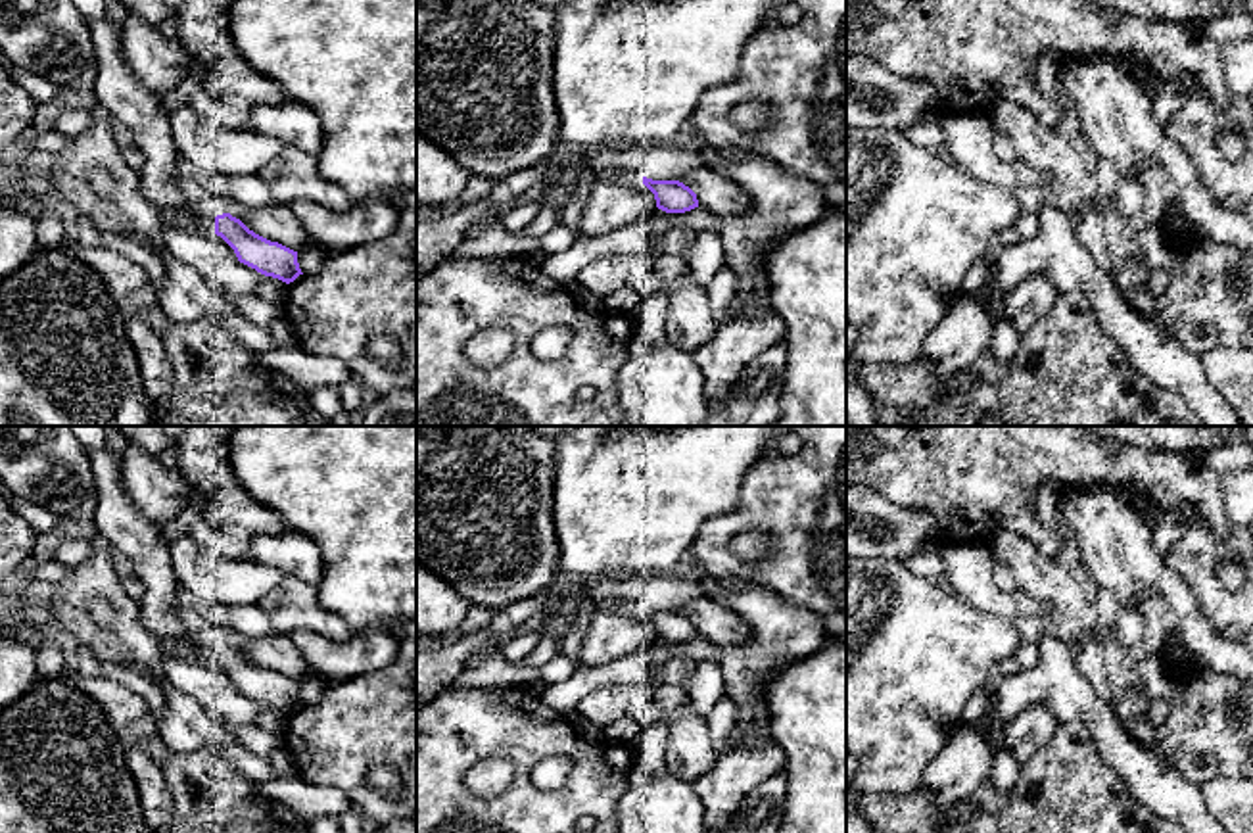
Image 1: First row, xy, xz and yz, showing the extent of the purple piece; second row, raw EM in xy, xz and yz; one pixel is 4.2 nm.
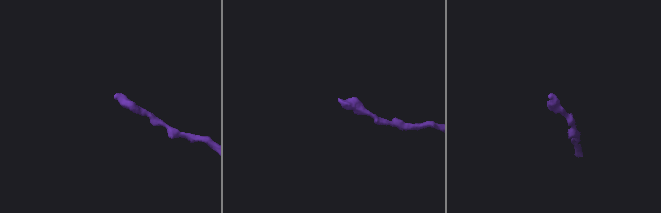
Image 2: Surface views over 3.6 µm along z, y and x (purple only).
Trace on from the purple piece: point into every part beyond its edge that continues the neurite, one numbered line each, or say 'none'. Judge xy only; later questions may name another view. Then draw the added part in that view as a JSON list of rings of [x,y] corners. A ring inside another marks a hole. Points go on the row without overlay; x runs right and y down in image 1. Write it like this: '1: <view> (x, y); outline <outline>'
1: xy (206, 653); outline [[[157,639],[157,645],[165,656],[196,660],[200,664],[213,664],[215,662],[215,643],[213,641],[207,641],[196,649],[190,649],[184,643],[175,643],[171,639]]]

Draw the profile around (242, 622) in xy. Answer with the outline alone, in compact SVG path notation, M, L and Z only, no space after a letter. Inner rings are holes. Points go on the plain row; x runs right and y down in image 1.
M257 605L230 607L219 614L223 630L234 639L261 639L276 635L271 620Z

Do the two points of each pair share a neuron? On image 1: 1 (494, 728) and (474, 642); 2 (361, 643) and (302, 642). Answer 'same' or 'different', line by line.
1: different
2: same

